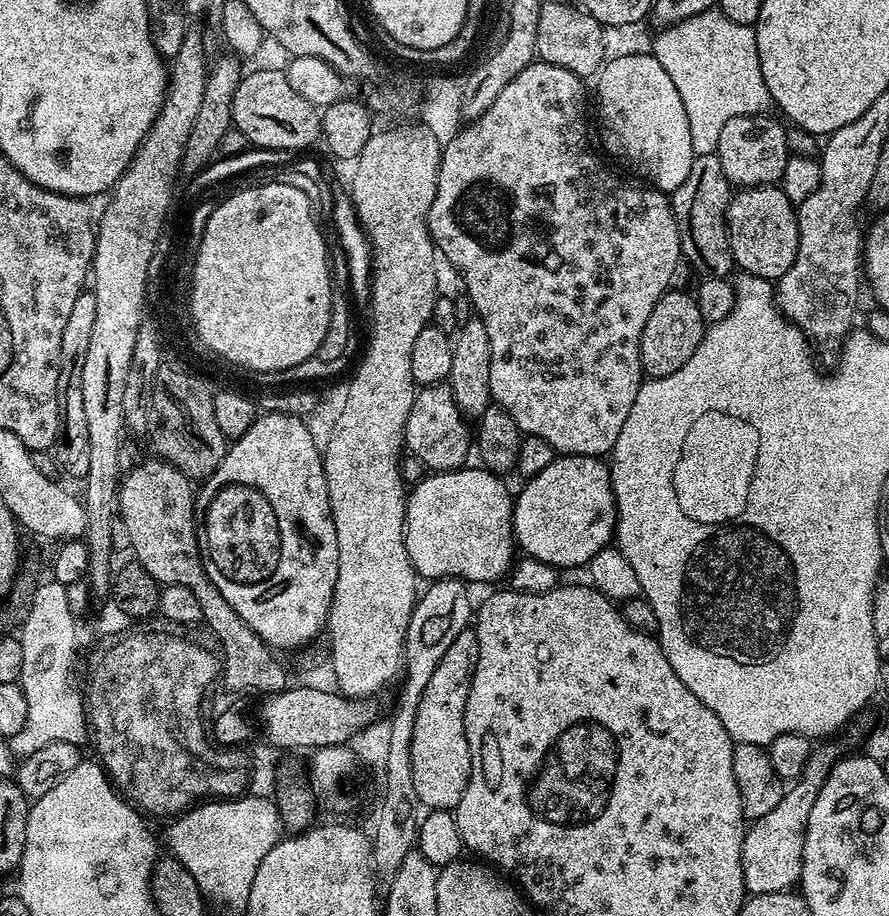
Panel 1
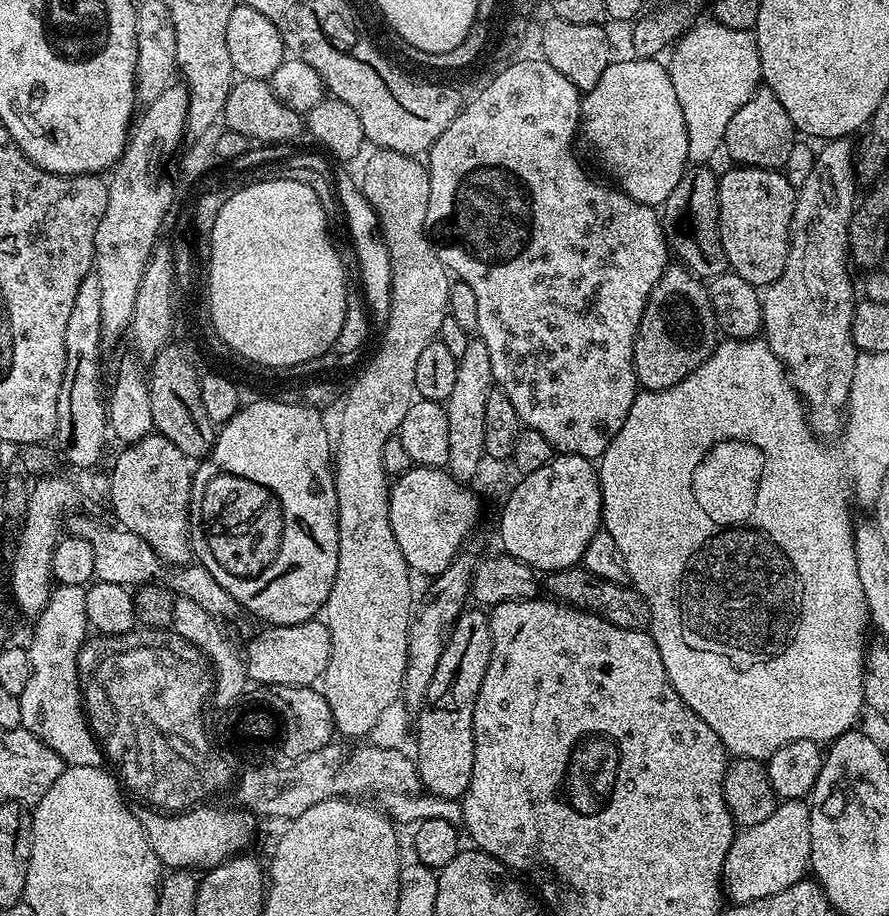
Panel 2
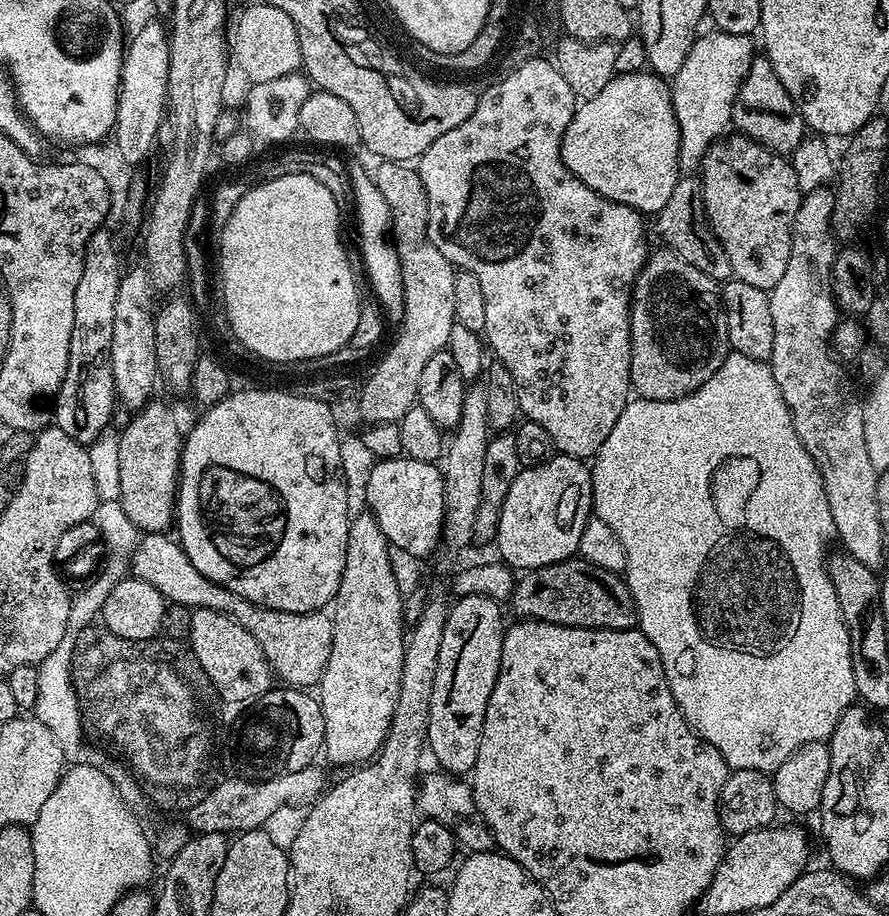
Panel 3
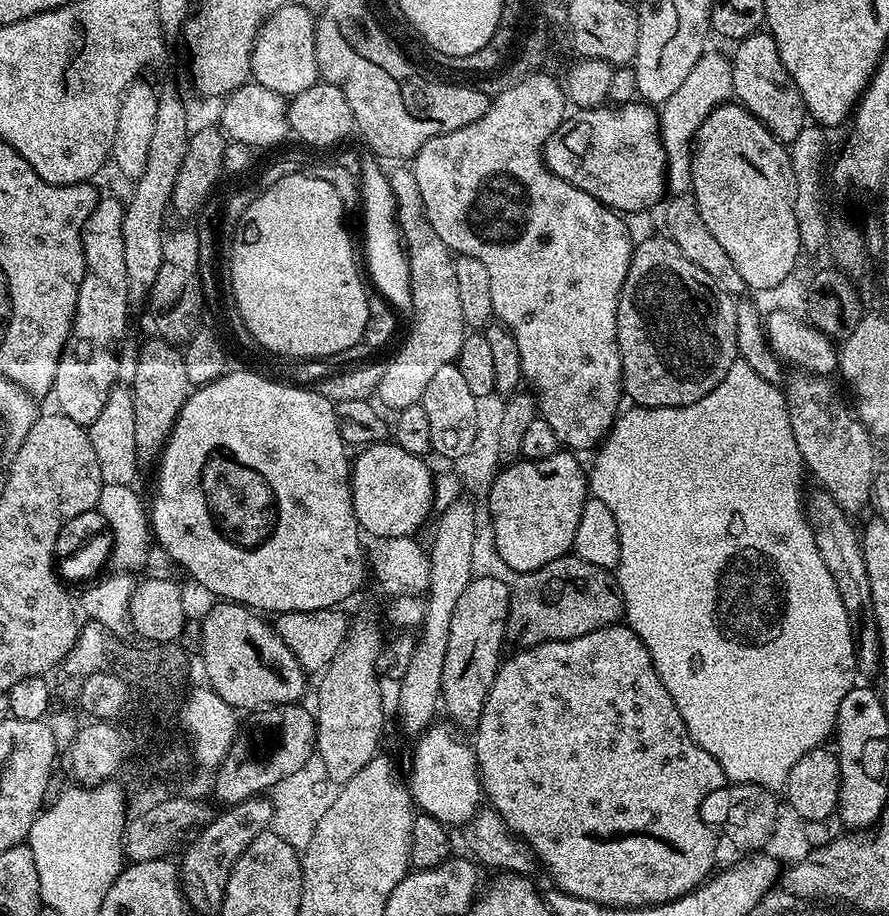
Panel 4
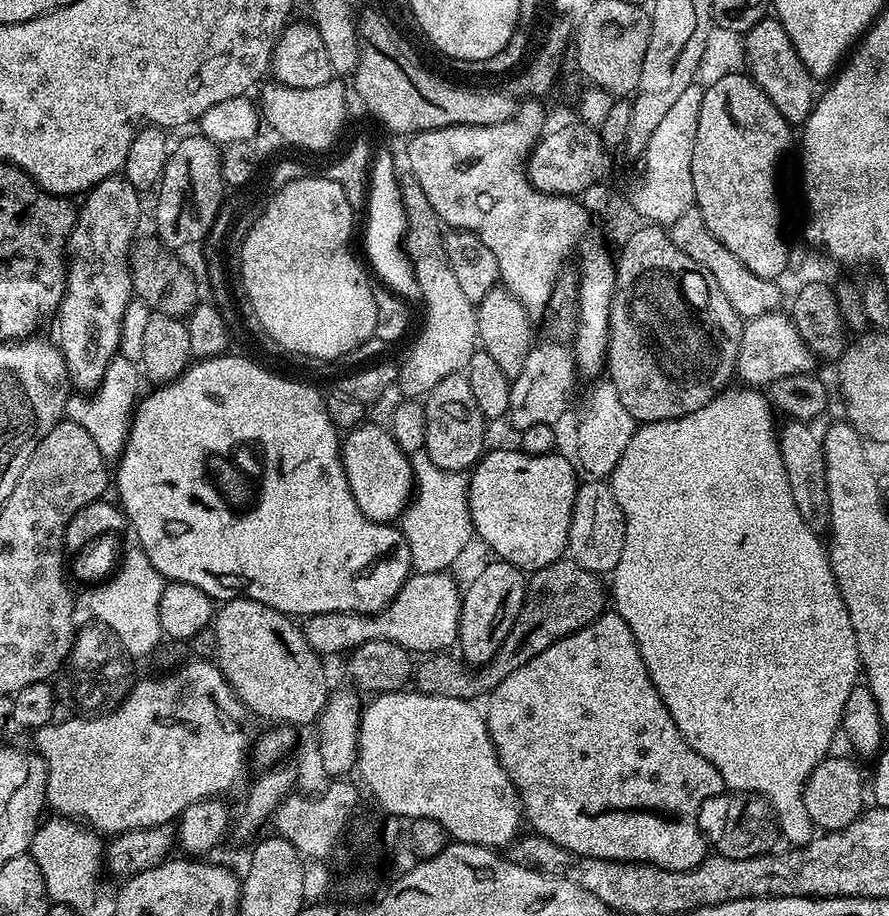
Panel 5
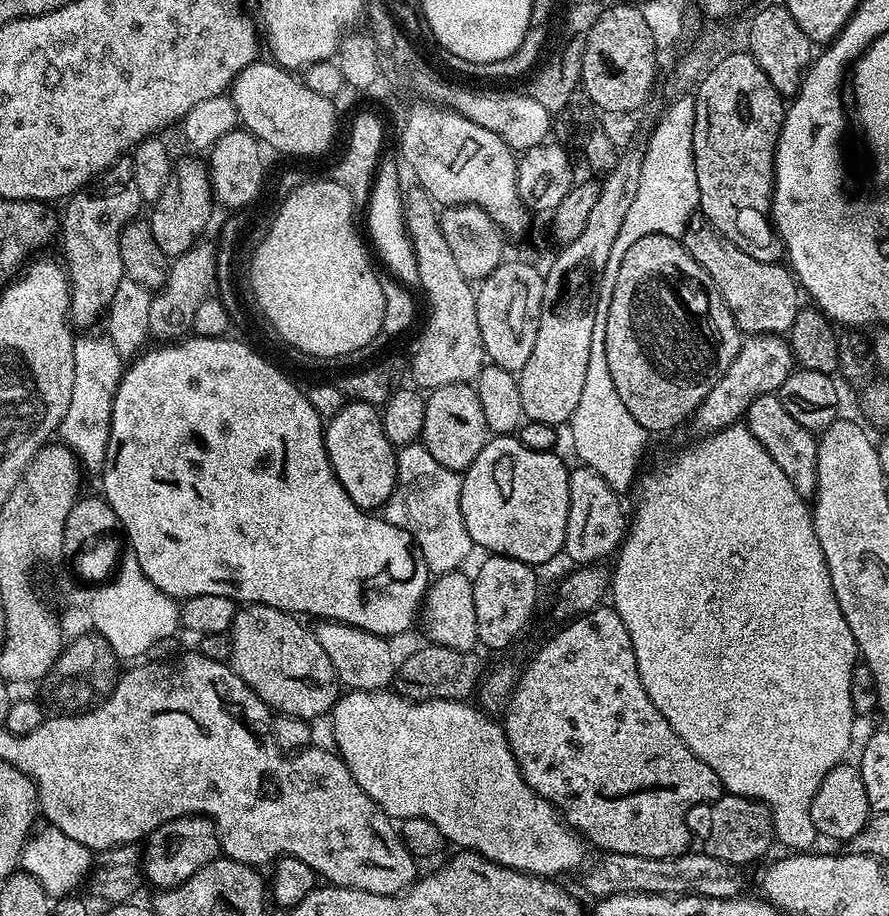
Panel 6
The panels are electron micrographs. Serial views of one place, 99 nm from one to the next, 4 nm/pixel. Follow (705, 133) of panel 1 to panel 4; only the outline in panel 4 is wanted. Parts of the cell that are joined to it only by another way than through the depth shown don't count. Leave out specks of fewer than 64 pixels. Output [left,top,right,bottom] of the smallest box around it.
[658,51,732,194]

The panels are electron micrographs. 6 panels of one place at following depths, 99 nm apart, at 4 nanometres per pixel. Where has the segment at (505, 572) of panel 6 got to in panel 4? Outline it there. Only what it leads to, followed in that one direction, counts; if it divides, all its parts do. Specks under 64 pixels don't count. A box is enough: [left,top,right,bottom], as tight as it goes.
[440,577,511,729]

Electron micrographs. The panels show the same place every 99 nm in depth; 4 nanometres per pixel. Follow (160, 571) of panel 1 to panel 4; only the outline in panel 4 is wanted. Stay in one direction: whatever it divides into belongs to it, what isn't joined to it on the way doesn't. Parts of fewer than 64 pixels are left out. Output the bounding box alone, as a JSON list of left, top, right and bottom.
[130,338,190,465]

